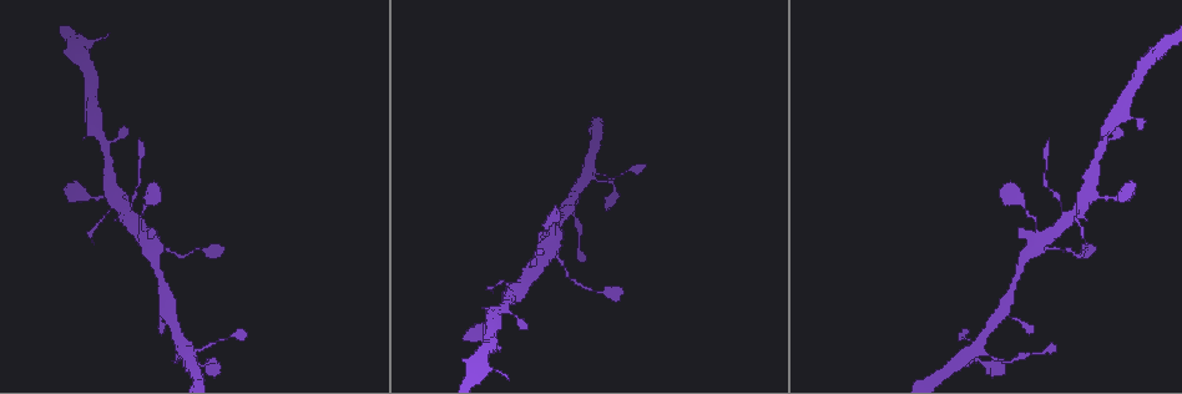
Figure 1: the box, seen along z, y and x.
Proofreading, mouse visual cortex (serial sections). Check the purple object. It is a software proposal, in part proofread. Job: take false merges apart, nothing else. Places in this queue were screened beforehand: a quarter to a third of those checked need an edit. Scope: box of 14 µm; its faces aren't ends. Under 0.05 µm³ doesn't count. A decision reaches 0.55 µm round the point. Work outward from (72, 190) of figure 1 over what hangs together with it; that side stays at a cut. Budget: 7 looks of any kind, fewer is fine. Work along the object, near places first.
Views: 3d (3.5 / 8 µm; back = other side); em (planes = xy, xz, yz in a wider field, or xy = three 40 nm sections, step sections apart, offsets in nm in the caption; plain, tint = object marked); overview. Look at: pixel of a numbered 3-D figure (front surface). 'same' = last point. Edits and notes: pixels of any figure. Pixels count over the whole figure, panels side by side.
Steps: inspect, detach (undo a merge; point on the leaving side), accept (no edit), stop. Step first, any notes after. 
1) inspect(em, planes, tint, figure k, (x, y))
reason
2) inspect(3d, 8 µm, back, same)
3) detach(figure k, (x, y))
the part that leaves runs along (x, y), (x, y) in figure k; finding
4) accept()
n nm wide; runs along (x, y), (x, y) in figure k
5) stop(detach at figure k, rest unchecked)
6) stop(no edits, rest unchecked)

inspect(3d, 3.5 µm, figure 1, (129, 213))
three-way junction

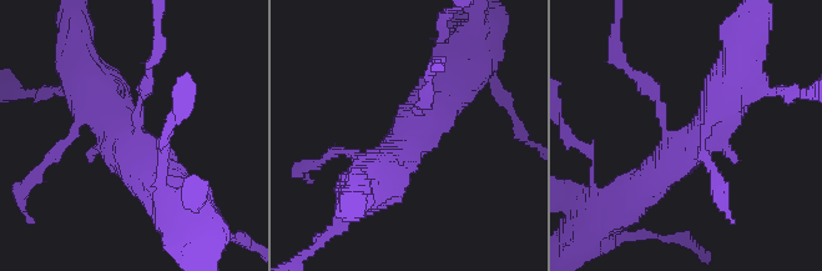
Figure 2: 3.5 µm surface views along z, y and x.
inspect(em, xy, step 3, tint, figure 2, (665, 130))
3 arms; arms of 150, 500, 600 nm

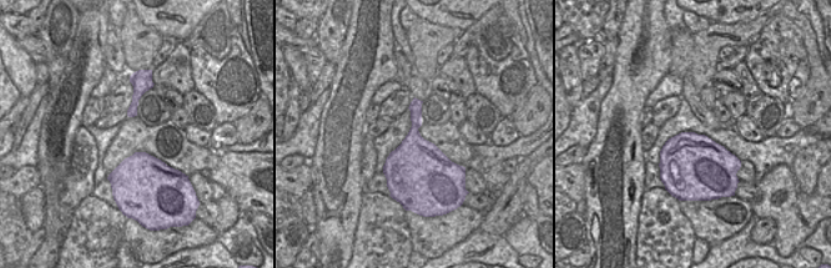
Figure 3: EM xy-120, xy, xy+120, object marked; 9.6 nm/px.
detach(figure 2, (149, 70))
border along (134, 94), (137, 100) in figure 3; two cells meet here

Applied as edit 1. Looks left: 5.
inspect(3d, 3.5 µm, figure 1, (603, 292))
calibre changes

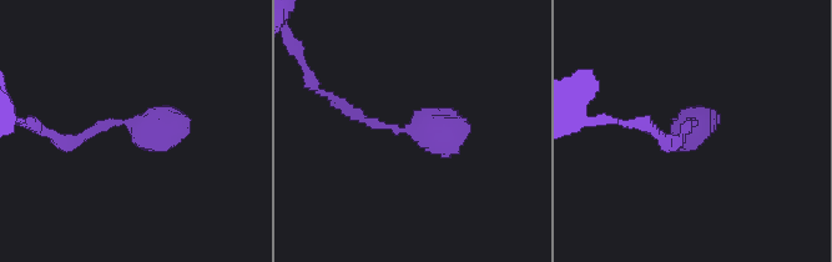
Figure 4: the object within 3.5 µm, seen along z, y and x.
inspect(em, xy, step 3, tint, figure 4, (415, 132))
need the tissue

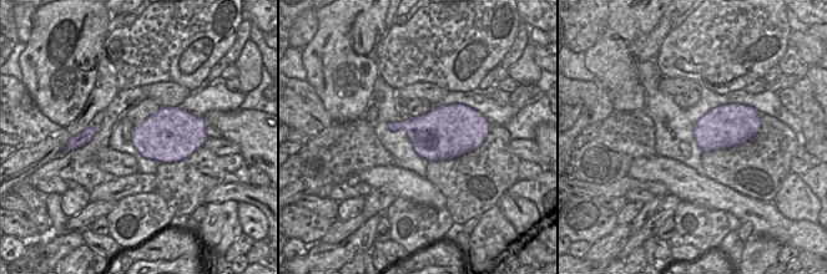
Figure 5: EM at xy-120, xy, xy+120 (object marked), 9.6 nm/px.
inspect(em, xy, step 2, tint, same)
cut it another way

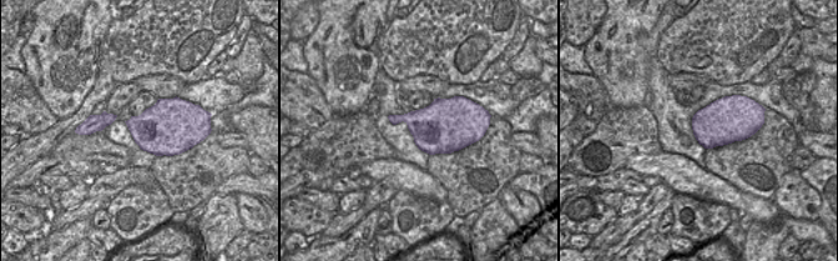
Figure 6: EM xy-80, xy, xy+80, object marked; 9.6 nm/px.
accept()
runs along (61, 144), (102, 124), (187, 116) in figure 4; one cell here

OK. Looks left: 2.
stop(detach at figure 2, rest unchecked)

